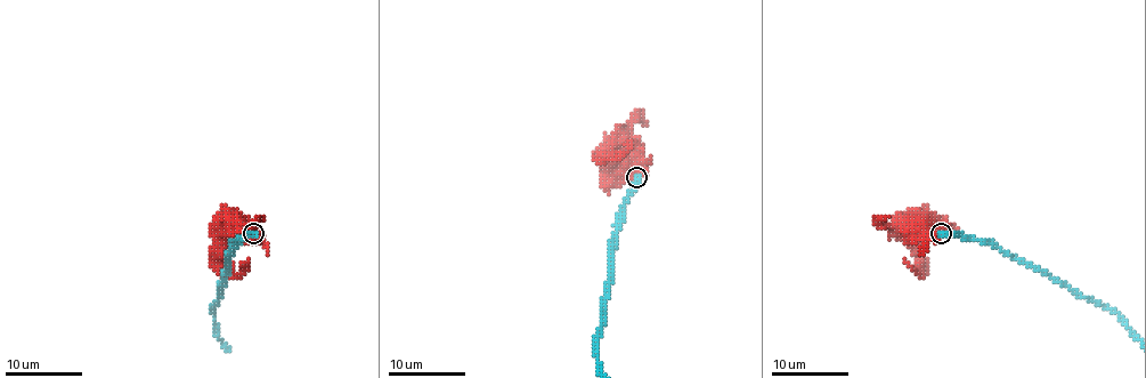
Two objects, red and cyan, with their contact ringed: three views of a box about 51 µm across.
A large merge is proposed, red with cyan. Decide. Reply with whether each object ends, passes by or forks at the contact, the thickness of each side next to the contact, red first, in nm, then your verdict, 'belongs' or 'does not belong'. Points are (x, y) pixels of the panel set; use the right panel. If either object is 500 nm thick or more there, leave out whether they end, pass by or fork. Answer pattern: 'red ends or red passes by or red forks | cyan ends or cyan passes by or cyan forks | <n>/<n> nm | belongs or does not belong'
550/420 nm | belongs

